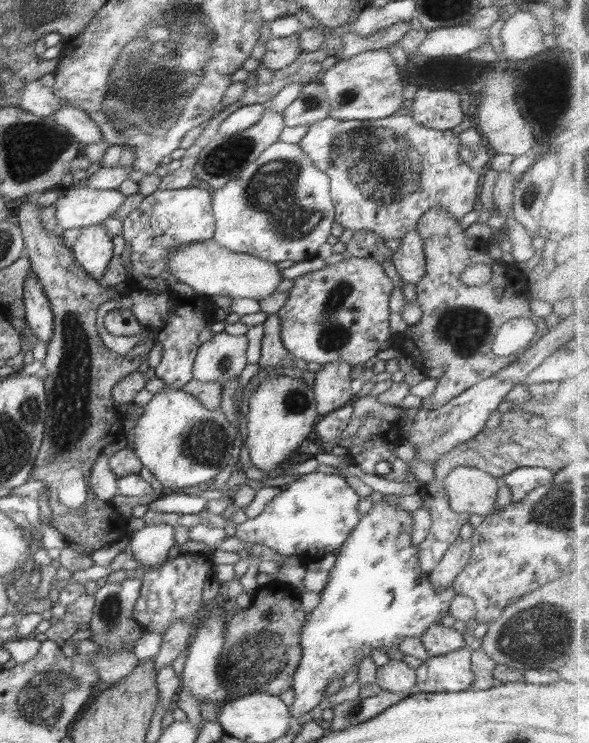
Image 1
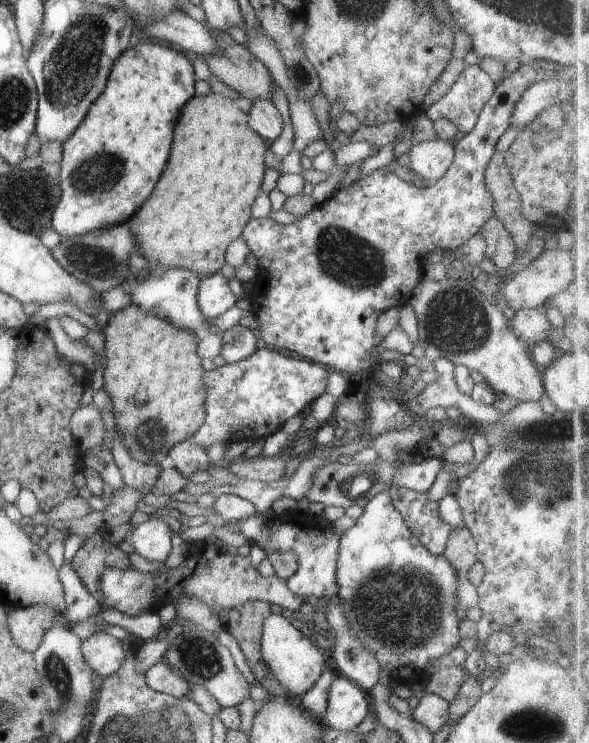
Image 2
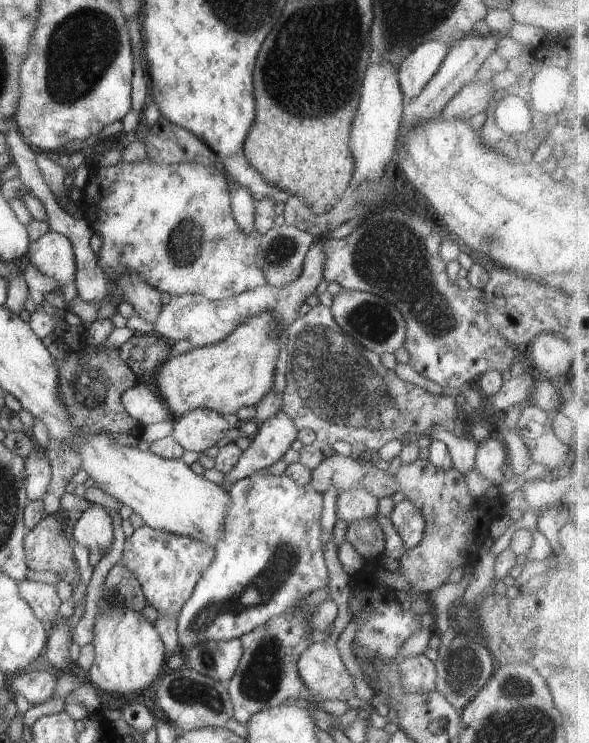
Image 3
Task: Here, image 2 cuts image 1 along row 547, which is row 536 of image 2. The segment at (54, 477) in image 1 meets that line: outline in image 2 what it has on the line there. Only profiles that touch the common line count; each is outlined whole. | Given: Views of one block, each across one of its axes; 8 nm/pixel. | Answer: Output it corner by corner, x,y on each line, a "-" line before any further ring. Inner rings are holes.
103,531
94,532
92,536
85,536
86,540
82,548
76,552
69,564
78,573
86,590
100,602
101,610
106,610
108,606
104,604
104,594
100,590
102,572
106,568
126,570
131,566
128,553
122,551
117,545
106,542

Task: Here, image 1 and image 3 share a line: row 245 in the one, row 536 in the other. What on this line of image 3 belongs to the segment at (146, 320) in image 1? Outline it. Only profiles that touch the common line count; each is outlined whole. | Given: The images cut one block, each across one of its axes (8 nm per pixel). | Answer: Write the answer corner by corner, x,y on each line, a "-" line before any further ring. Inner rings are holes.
143,525
125,538
122,560
118,564
132,572
140,582
145,604
155,608
159,616
178,618
182,607
190,600
196,583
212,564
214,557
215,548
206,546
204,542

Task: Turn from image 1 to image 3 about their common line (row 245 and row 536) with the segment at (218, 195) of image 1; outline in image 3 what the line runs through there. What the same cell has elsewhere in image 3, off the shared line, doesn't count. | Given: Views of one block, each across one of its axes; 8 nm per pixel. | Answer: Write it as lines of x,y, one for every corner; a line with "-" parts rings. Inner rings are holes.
267,470
237,480
228,490
230,502
214,560
196,583
190,600
184,604
176,620
179,653
182,655
198,642
240,639
243,634
264,624
268,618
292,611
298,602
302,602
314,590
328,587
320,522
323,496
318,491
312,490
310,485
300,486
299,482
284,473
272,476

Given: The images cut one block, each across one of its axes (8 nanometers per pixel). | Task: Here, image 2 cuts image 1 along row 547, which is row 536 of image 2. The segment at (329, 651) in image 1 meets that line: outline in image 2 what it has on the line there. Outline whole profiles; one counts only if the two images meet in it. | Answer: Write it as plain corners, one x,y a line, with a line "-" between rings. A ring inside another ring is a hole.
423,458
418,464
404,463
392,478
392,487
382,490
363,506
362,514
356,518
354,526
343,531
338,550
338,570
336,582
340,608
354,624
358,633
360,646
366,652
372,652
380,662
380,670
388,672
398,684
413,685
416,681
432,677
430,664
446,656
453,648
458,647
461,637
458,627
458,572
443,555
432,554
406,526
402,515
394,508
389,491
397,486
406,487
417,492
428,492
438,473
444,466
438,458

